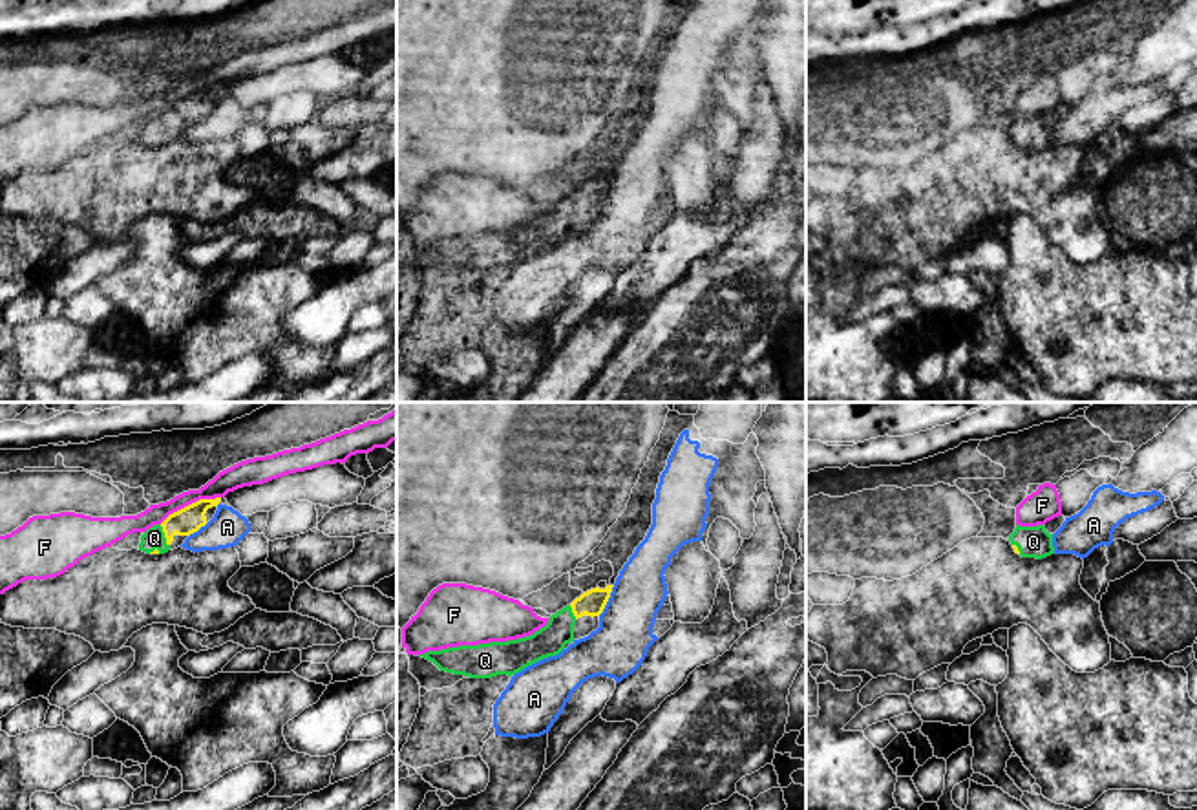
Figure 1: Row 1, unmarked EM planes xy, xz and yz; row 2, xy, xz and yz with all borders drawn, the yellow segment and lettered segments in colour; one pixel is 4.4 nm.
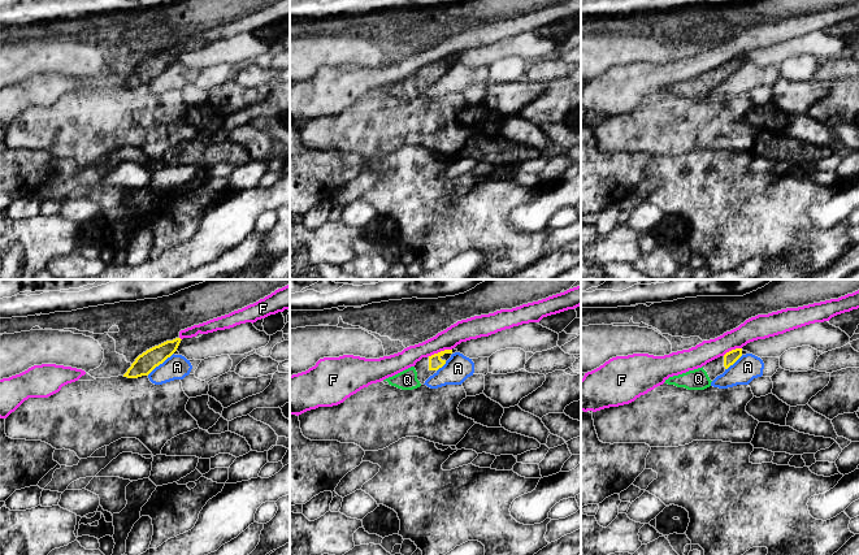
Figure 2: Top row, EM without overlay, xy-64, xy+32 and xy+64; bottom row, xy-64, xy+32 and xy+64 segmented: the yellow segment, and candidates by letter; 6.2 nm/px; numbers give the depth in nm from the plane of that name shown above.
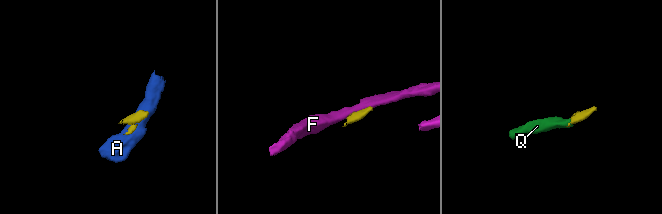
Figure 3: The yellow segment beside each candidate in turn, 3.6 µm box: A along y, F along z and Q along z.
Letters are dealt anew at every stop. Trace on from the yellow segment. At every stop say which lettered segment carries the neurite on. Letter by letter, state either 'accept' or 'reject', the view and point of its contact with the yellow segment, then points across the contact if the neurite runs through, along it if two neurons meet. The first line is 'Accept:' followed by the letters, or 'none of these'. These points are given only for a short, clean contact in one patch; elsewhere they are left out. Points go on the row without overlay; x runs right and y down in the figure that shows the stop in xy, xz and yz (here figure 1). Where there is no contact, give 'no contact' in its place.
Accept: Q
A: reject | xz (607, 191)
F: reject | xy (189, 95) | along xy (220, 86), (196, 90), (170, 103), (159, 114)
Q: accept | xy (165, 127) | across xy (189, 110), (178, 114), (165, 127), (154, 128)

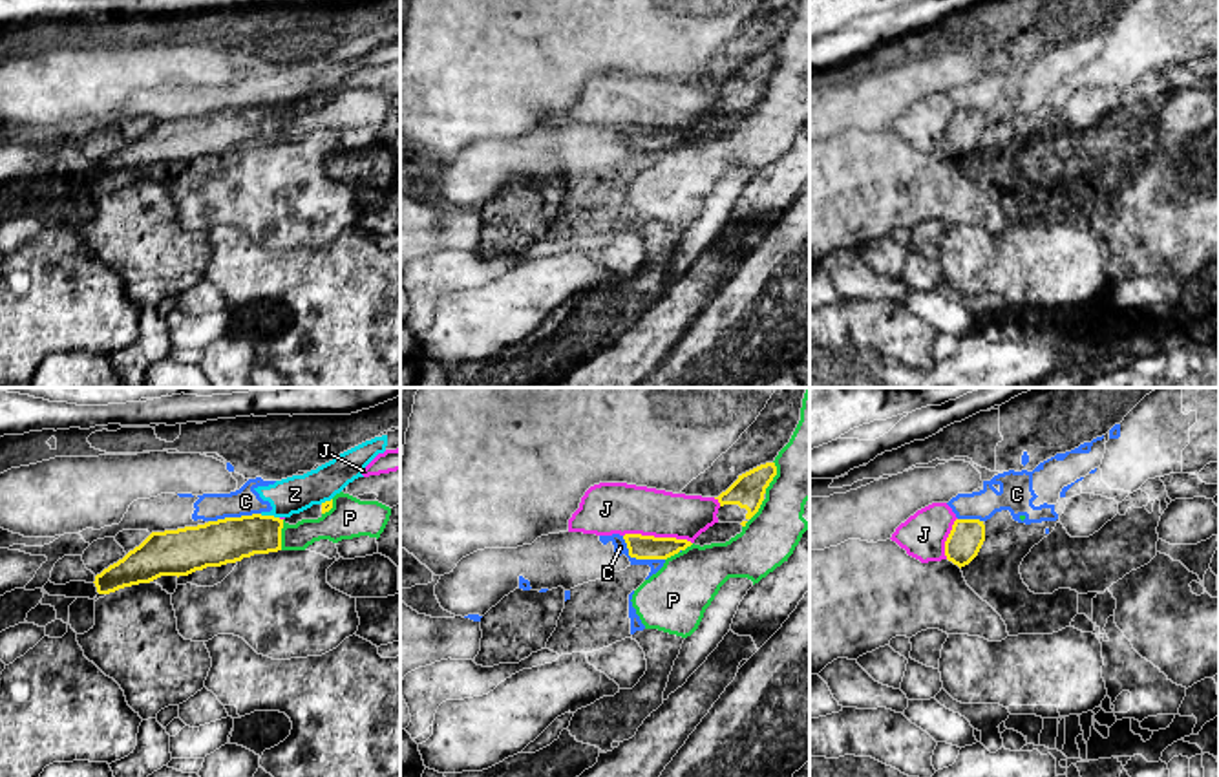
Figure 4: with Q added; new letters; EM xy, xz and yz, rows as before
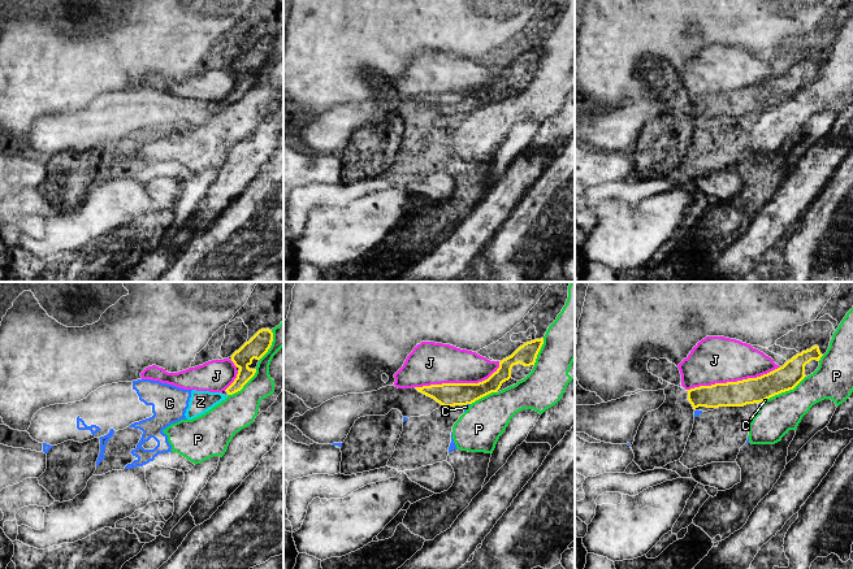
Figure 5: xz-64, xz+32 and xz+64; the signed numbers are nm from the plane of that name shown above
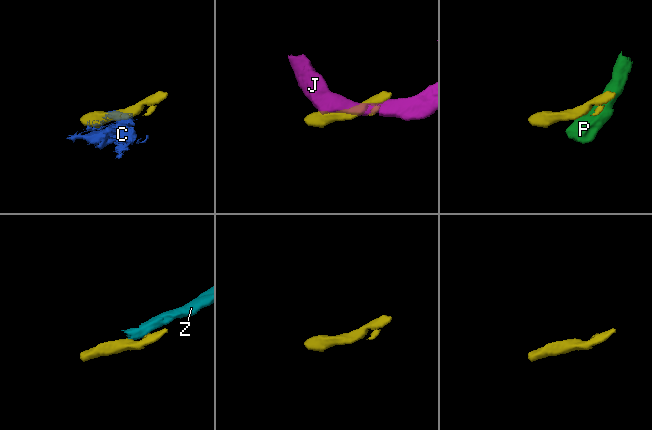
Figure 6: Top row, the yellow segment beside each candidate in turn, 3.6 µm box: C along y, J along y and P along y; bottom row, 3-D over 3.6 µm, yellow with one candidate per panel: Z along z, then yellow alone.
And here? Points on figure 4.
Accept: none of these
C: reject | xz (638, 149)
J: reject | xz (658, 128)
P: reject | xz (773, 66)
Z: reject | xy (269, 106) | along xy (260, 105), (278, 108)

